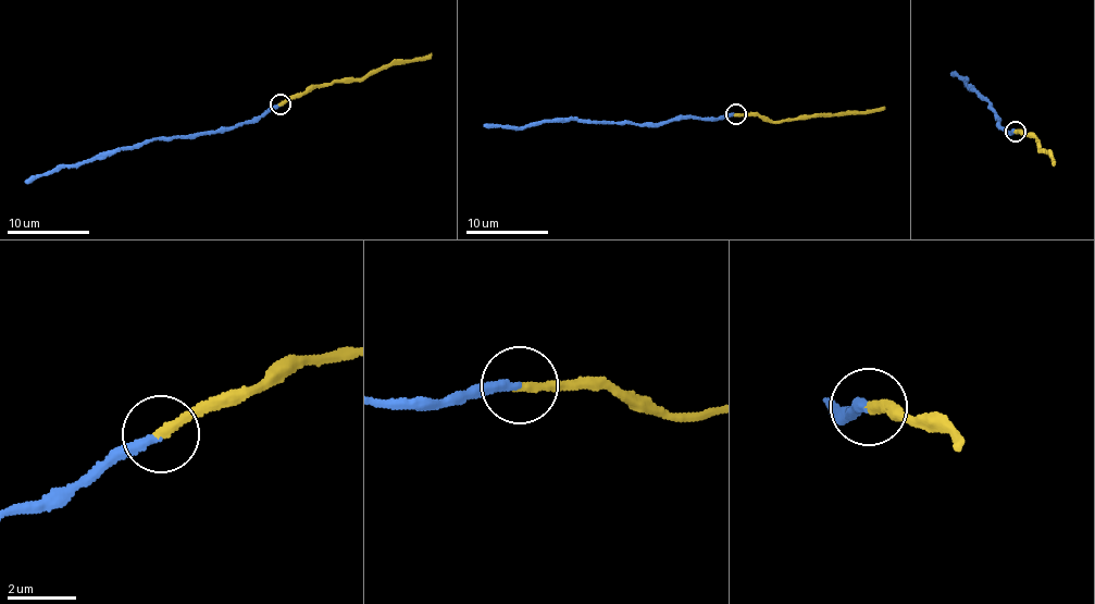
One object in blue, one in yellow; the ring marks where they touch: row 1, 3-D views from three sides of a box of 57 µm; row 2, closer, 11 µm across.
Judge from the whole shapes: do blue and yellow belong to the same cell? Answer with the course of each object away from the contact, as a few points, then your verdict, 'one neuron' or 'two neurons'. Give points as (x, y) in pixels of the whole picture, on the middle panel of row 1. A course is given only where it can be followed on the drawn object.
blue runs (737, 115), (647, 124), (556, 120), (514, 127), (483, 124); yellow runs (736, 114), (755, 113), (772, 121), (872, 111), (884, 107); one neuron

